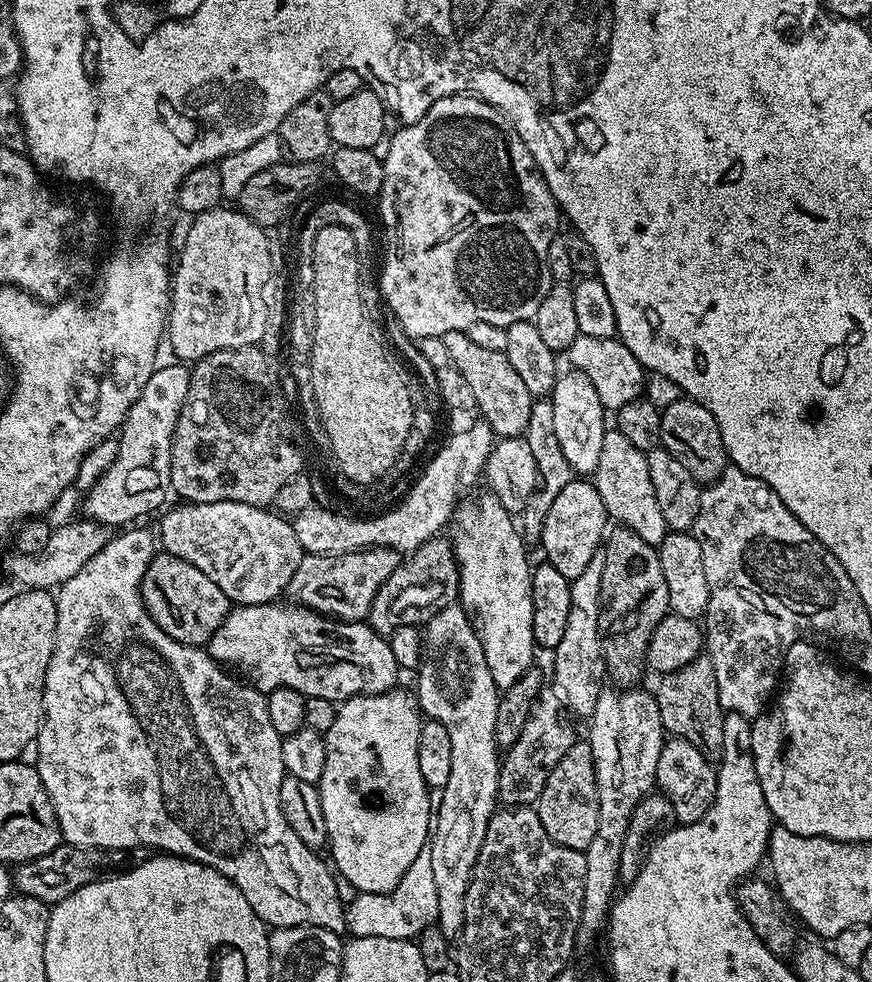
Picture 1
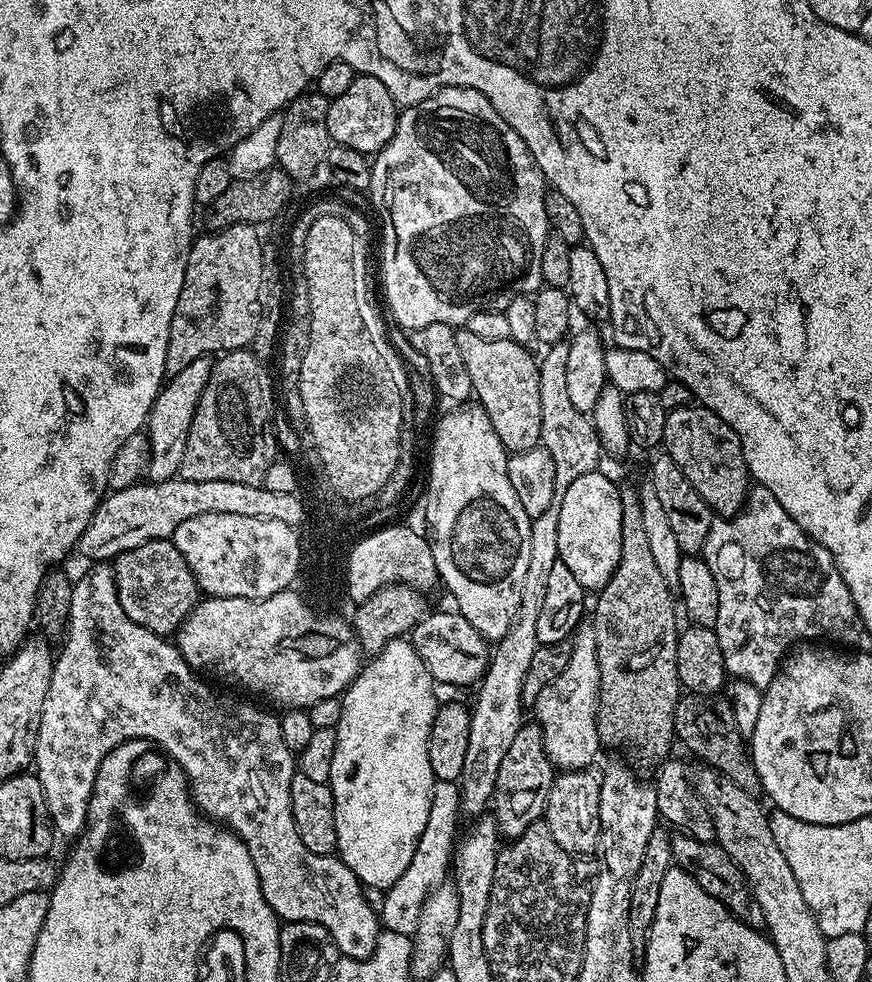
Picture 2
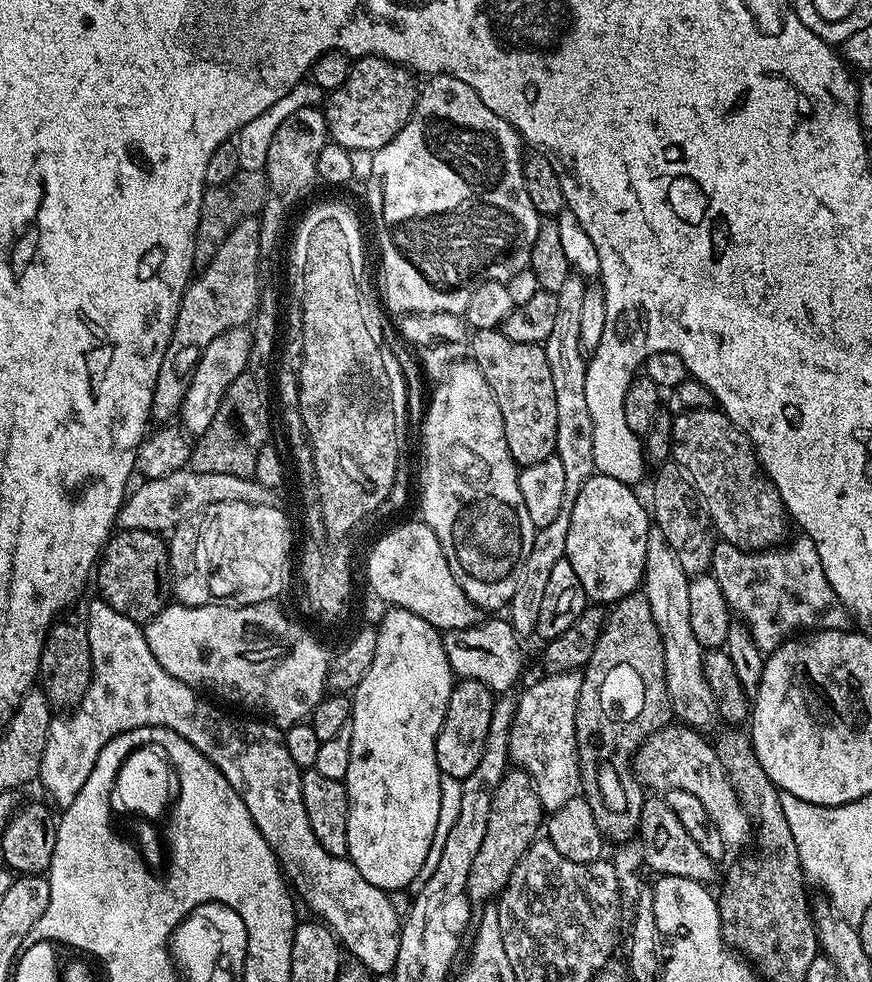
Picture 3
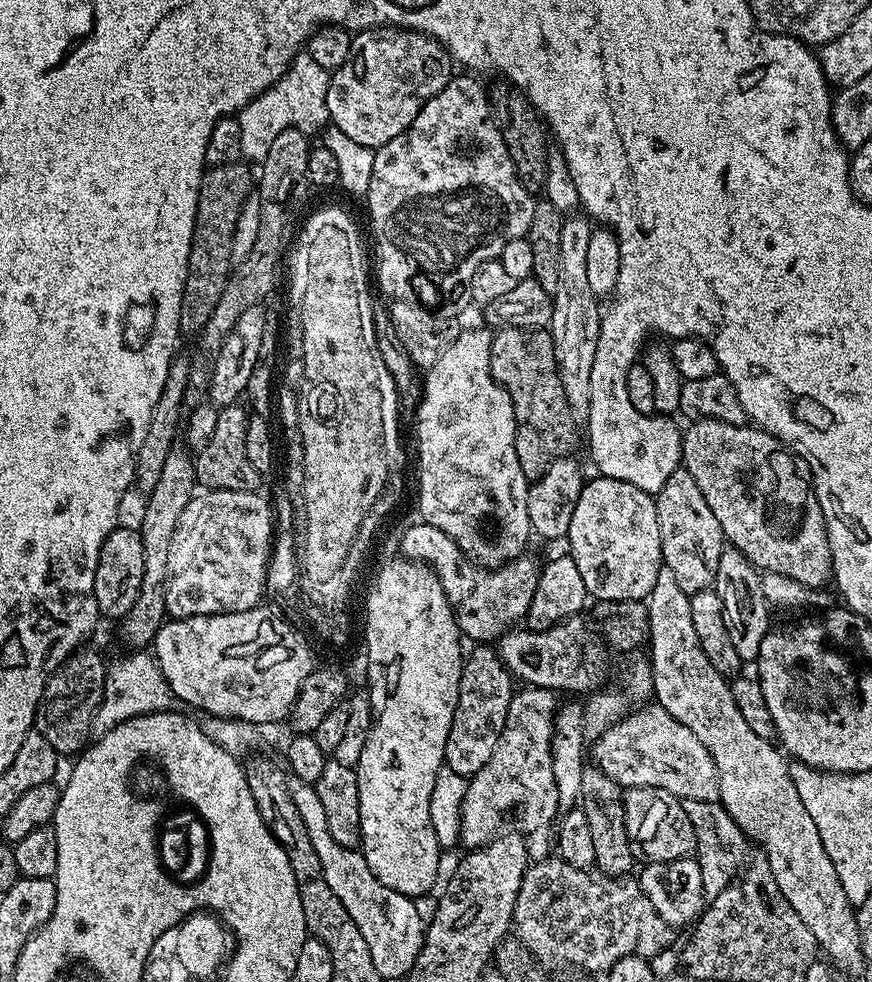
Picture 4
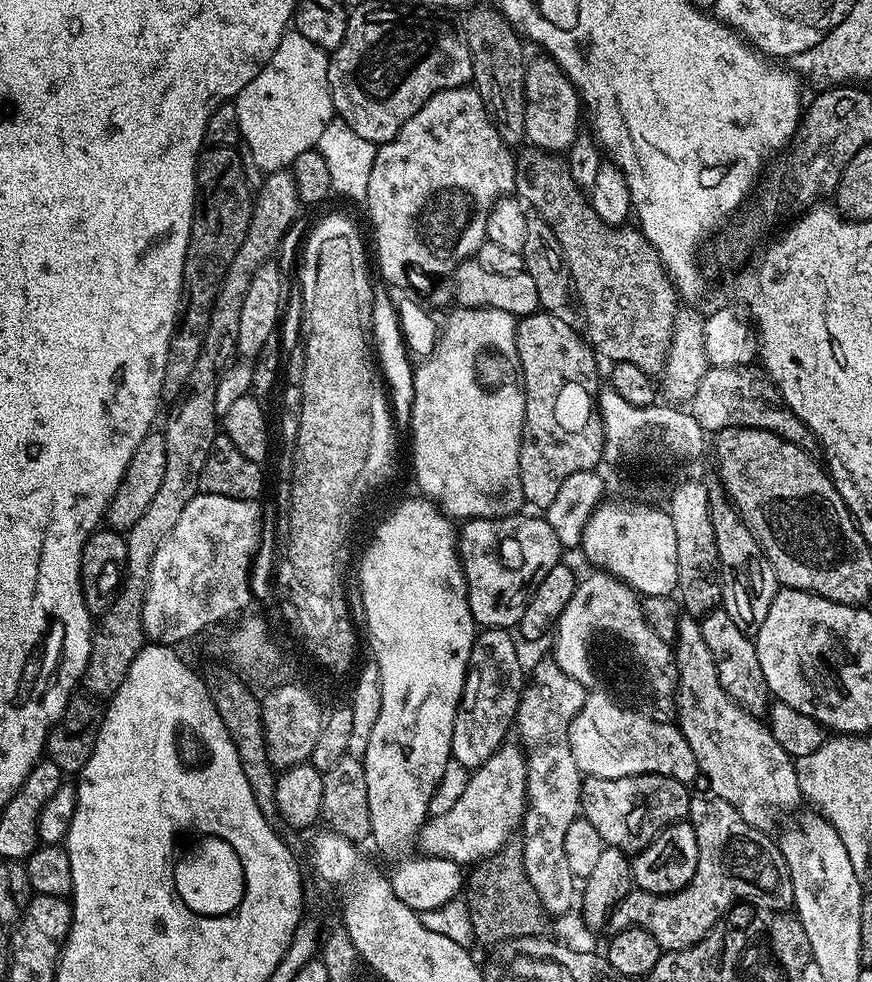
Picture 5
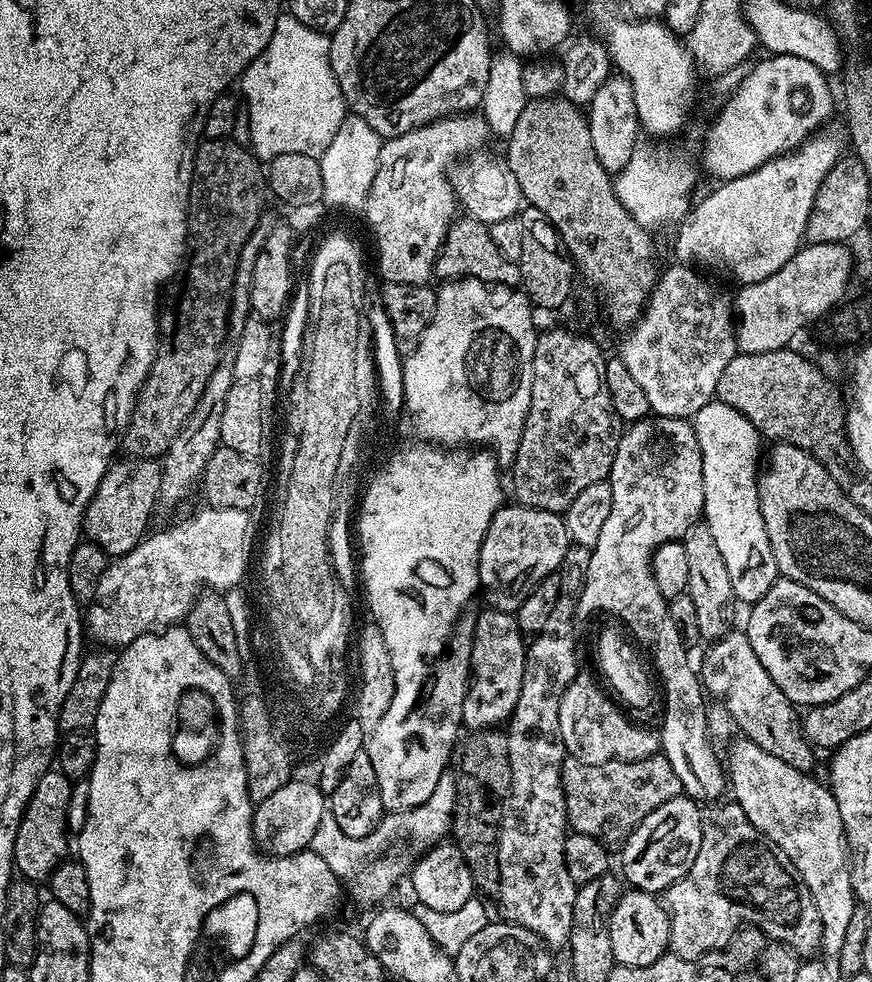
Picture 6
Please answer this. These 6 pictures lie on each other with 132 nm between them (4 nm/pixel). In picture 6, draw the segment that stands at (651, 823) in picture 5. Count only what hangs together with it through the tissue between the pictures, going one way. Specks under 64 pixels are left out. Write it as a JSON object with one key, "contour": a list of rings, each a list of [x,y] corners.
{"contour":[[[663,754],[601,764],[568,758],[562,766],[560,785],[564,791],[569,829],[599,840],[605,846],[619,845],[627,840],[646,814],[658,810],[662,802],[670,802],[684,792],[678,774],[674,774],[674,766],[670,766]]]}

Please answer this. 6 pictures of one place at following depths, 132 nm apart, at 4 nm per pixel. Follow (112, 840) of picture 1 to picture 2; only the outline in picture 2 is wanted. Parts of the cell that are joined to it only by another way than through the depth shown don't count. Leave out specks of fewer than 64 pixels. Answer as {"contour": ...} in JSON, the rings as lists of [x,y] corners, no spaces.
{"contour":[[[96,562],[91,567],[93,568],[80,581],[77,579],[72,586],[73,597],[70,601],[67,631],[59,645],[59,647],[61,646],[60,652],[58,648],[54,656],[50,674],[50,690],[46,690],[46,702],[42,706],[42,718],[36,735],[34,774],[38,778],[38,782],[42,782],[42,790],[46,794],[46,806],[52,819],[53,829],[59,835],[61,832],[64,836],[72,836],[71,838],[79,837],[80,833],[84,831],[88,823],[88,803],[92,797],[94,778],[98,774],[98,766],[102,762],[102,758],[106,758],[106,754],[110,754],[110,750],[114,750],[127,740],[143,740],[149,745],[157,744],[158,747],[165,748],[172,755],[171,763],[180,768],[187,776],[193,801],[209,817],[227,825],[239,836],[246,846],[246,850],[250,850],[250,858],[254,858],[254,870],[258,870],[258,882],[262,886],[262,894],[266,898],[266,902],[270,902],[270,910],[274,910],[274,914],[279,916],[281,921],[305,920],[322,926],[331,934],[332,941],[336,944],[336,951],[340,956],[349,956],[355,960],[365,960],[367,956],[371,956],[380,937],[382,925],[377,909],[372,908],[364,897],[364,889],[359,878],[340,861],[339,855],[310,854],[310,850],[306,850],[306,846],[302,846],[302,838],[298,838],[298,830],[294,826],[294,814],[290,810],[290,782],[298,768],[294,763],[293,752],[286,746],[286,742],[282,742],[279,719],[275,715],[272,717],[270,713],[263,712],[260,708],[255,708],[252,704],[247,704],[244,700],[231,700],[228,696],[219,696],[208,685],[211,683],[197,675],[194,669],[187,664],[171,639],[159,636],[157,632],[146,630],[142,626],[138,626],[138,622],[130,622],[130,618],[126,618],[126,610],[122,610],[122,606],[118,602],[116,579],[112,573],[111,563]]]}

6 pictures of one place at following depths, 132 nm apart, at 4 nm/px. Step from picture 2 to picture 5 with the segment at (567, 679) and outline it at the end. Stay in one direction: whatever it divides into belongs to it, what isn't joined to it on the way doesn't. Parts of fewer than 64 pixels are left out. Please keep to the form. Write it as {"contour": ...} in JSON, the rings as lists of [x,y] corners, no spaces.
{"contour":[[[505,742],[500,745],[498,751],[490,754],[481,768],[475,769],[469,775],[466,782],[466,790],[446,814],[429,816],[420,827],[418,833],[419,851],[426,856],[452,860],[461,866],[471,866],[481,860],[487,860],[489,856],[495,856],[505,847],[504,844],[512,836],[512,831],[519,829],[524,822],[524,810],[528,807],[528,791],[526,790],[526,762],[524,750],[516,742]]]}

